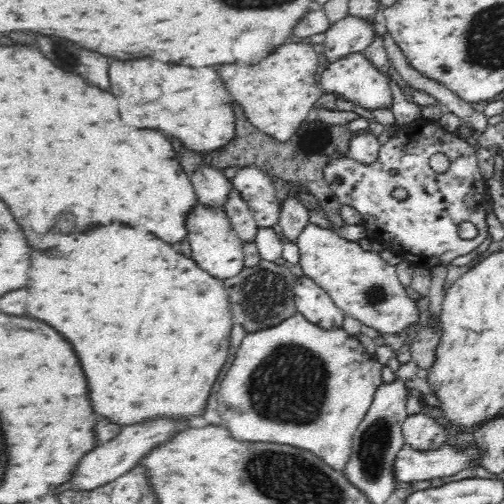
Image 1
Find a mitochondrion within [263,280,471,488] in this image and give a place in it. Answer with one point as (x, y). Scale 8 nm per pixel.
(375, 441)

